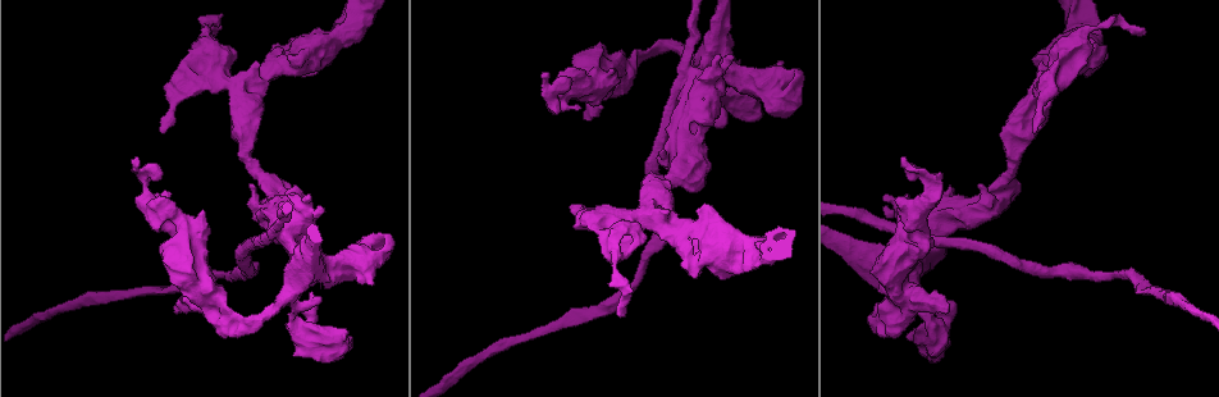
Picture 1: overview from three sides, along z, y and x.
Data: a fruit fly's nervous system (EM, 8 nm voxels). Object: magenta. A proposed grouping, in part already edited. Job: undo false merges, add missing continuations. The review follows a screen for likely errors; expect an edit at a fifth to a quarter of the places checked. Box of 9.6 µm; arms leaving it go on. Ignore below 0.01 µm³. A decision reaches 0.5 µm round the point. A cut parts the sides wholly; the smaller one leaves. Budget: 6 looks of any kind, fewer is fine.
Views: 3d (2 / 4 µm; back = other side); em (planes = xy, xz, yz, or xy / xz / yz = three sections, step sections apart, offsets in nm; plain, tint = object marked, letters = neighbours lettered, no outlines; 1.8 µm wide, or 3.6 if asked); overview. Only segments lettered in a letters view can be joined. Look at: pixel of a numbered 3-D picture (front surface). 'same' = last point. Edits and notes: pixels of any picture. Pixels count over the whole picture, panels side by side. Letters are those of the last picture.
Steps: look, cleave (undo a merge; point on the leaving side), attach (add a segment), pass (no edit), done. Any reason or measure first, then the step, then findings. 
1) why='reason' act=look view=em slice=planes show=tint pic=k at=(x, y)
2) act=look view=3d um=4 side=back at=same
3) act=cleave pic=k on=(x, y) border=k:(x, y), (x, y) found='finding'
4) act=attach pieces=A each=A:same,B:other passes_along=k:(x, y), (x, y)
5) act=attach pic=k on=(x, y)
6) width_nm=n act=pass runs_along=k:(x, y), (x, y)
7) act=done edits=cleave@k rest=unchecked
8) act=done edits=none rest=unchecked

why='thick end' act=look view=3d um=2 pic=1 at=(1056, 61)

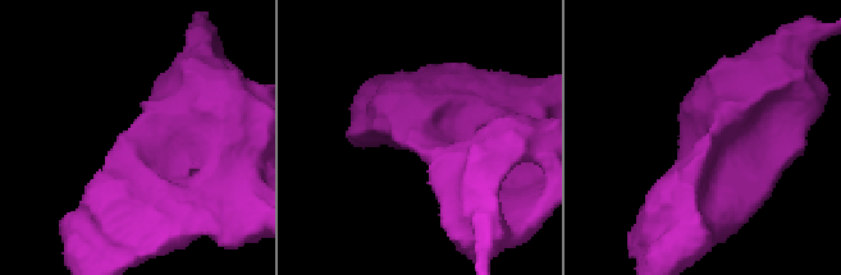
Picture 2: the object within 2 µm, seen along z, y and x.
act=look view=em slice=planes show=plain pic=2 at=(403, 144)

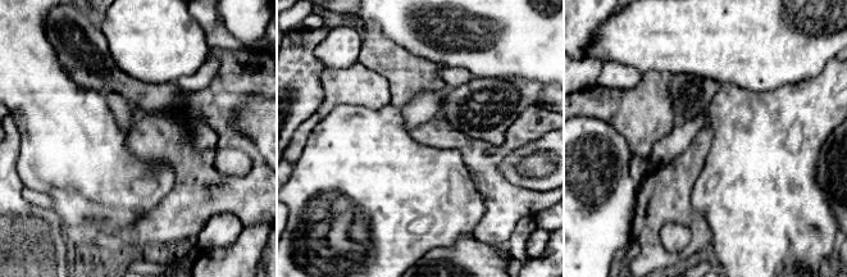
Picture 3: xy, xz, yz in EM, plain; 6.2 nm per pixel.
why='see the neighbours' act=look view=em slice=planes show=letters at=same

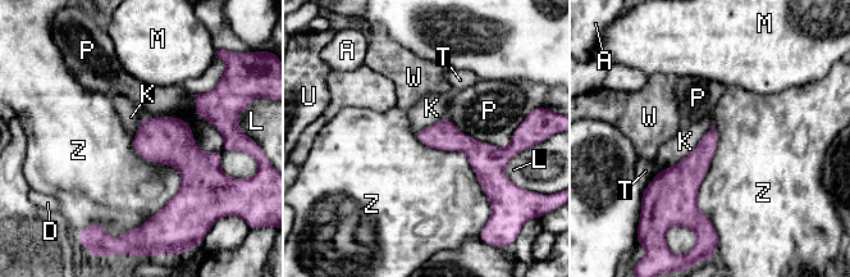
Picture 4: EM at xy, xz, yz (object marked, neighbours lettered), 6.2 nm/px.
act=pass each=A:other,D:other,K:other,L:other,M:other,P:other,T:other,U:other,W:other,Z:other found='none of them fits'

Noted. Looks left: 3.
why='abrupt turn' act=look view=em slice=planes show=letters pic=1 at=(929, 199)

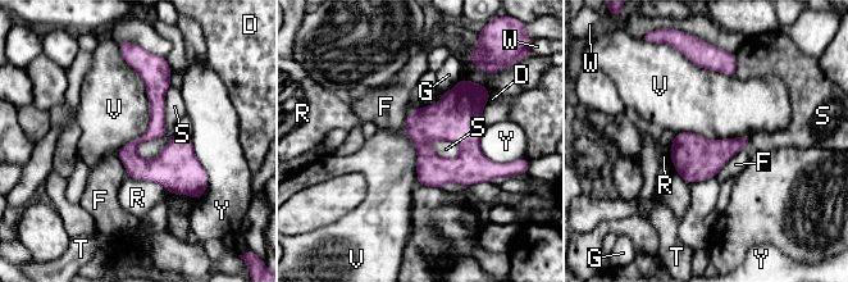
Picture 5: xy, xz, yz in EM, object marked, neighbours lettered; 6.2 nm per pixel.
width_nm=140 longest_contact=V:600nm act=pass each=D:other,F:other,G:other,R:other,S:other,T:other,V:other,W:other,Y:other found='all the same neuron'

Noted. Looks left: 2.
act=look view=3d um=2 pic=1 at=(356, 21)

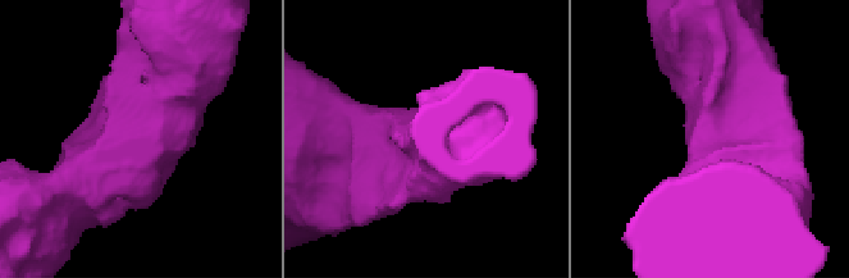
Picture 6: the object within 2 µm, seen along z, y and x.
why='need the tissue' act=look view=em um=3.6 slice=planes show=letters pic=6 at=(716, 133)

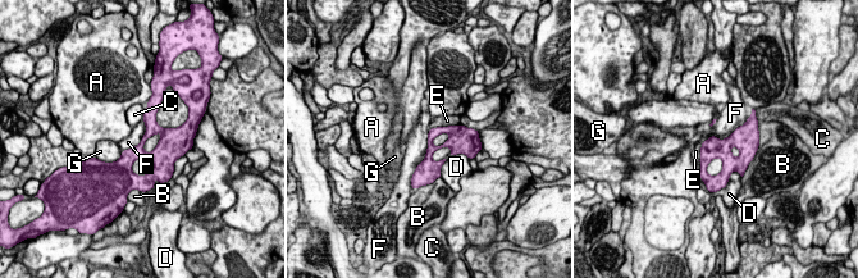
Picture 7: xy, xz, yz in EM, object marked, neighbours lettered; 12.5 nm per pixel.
width_nm=130 act=pass each=A:other,B:other,C:other,D:other,E:other,F:other,G:other runs_along=7:(179, 140), (115, 165) found='continuous, no second neuron'

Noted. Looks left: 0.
act=done edits=none rest=unchecked

